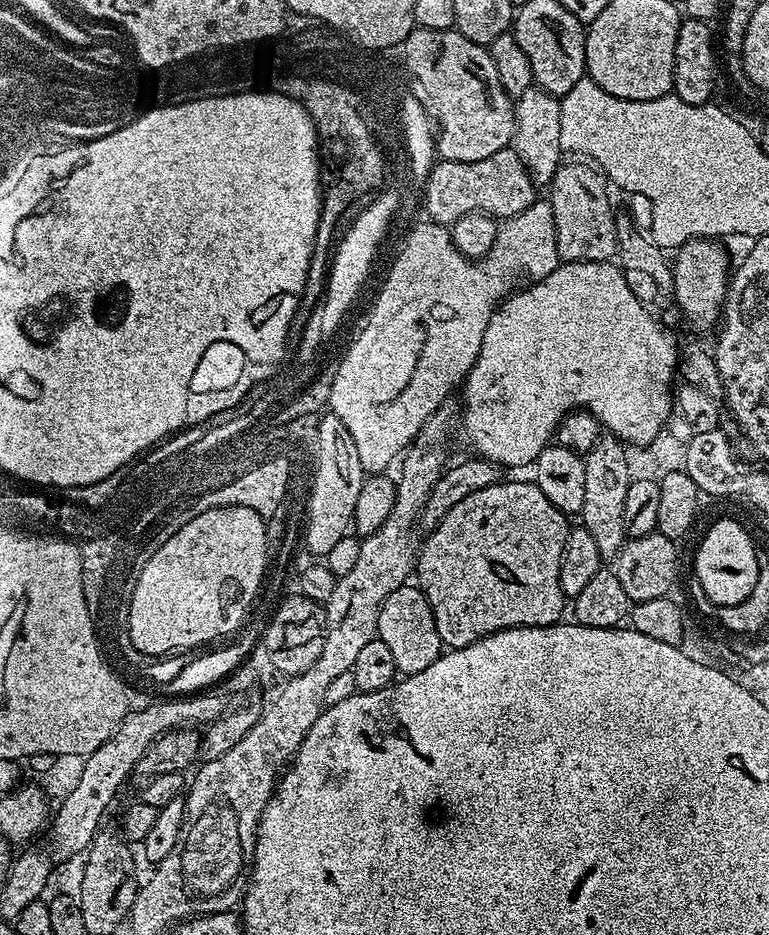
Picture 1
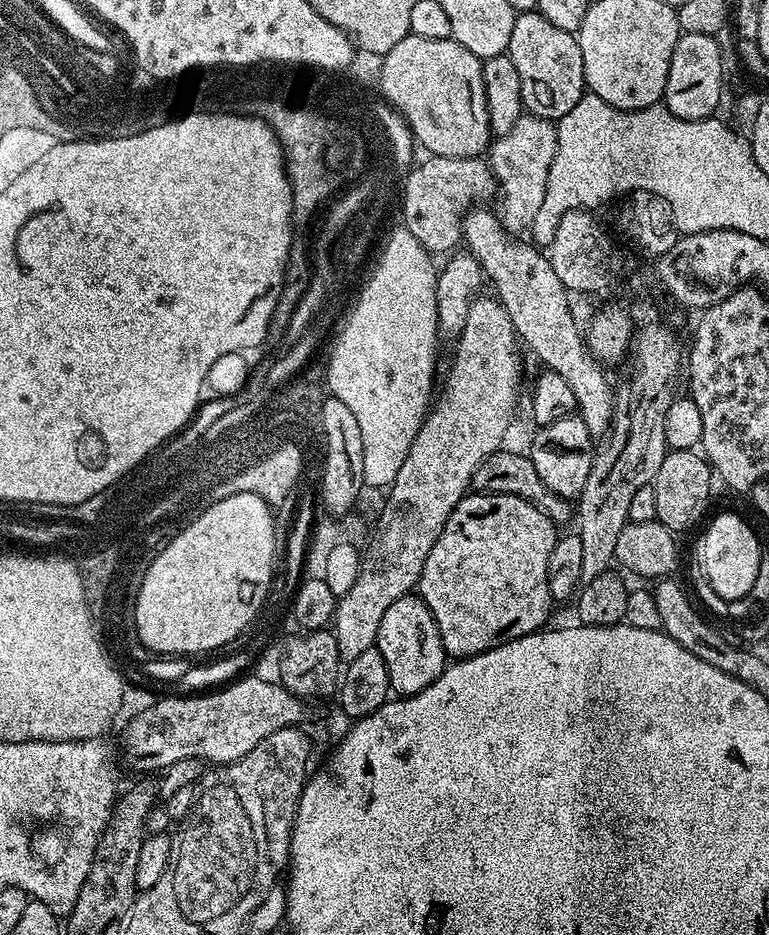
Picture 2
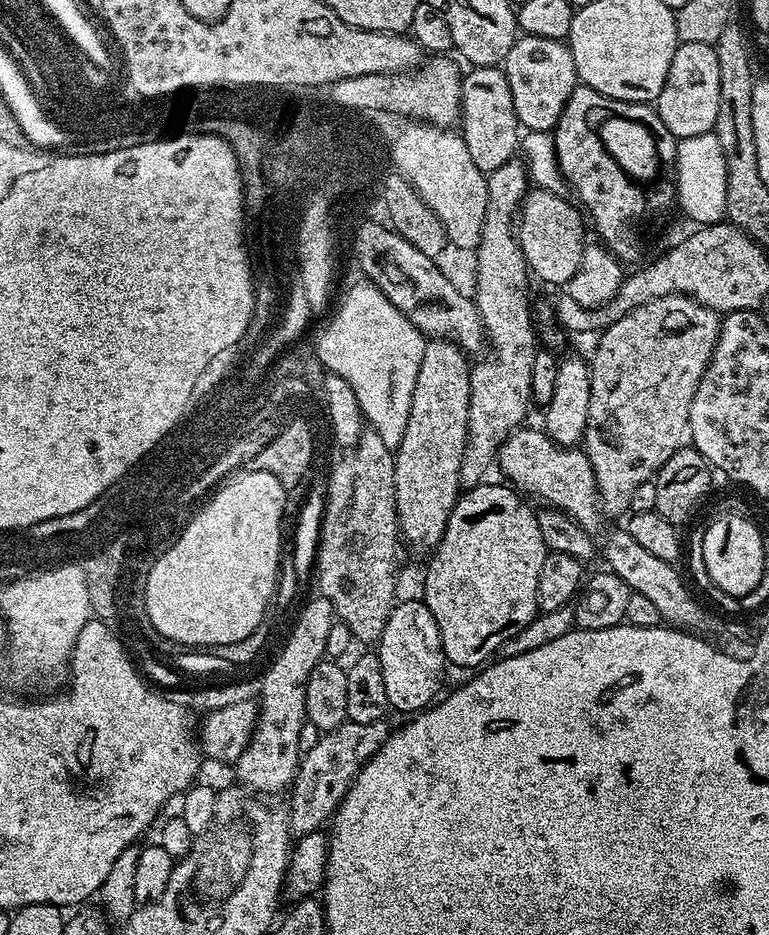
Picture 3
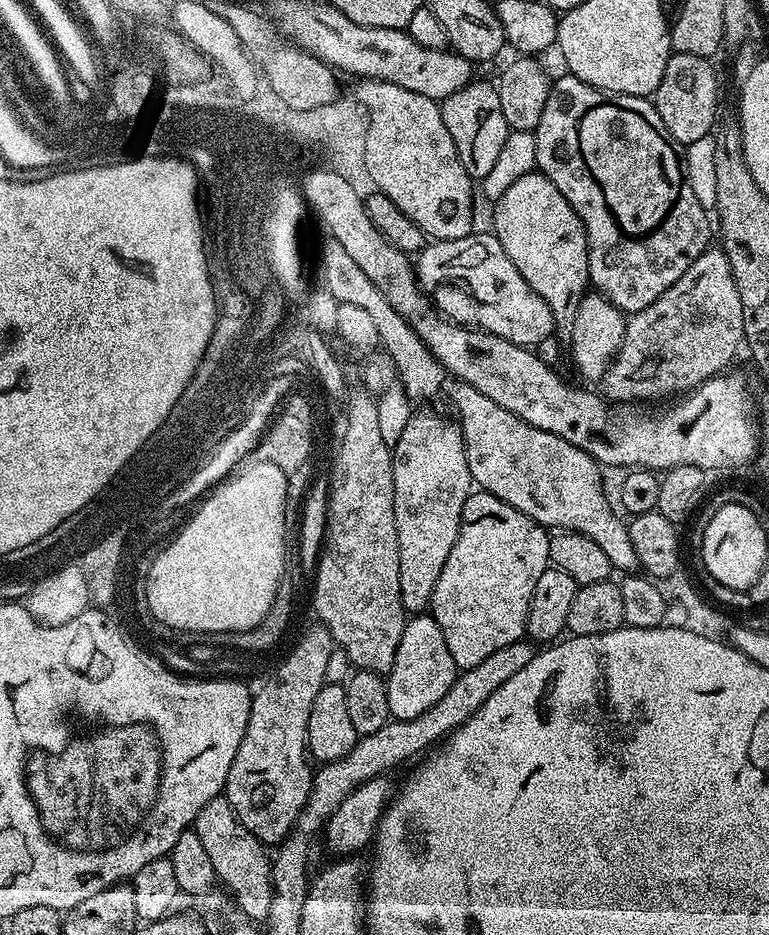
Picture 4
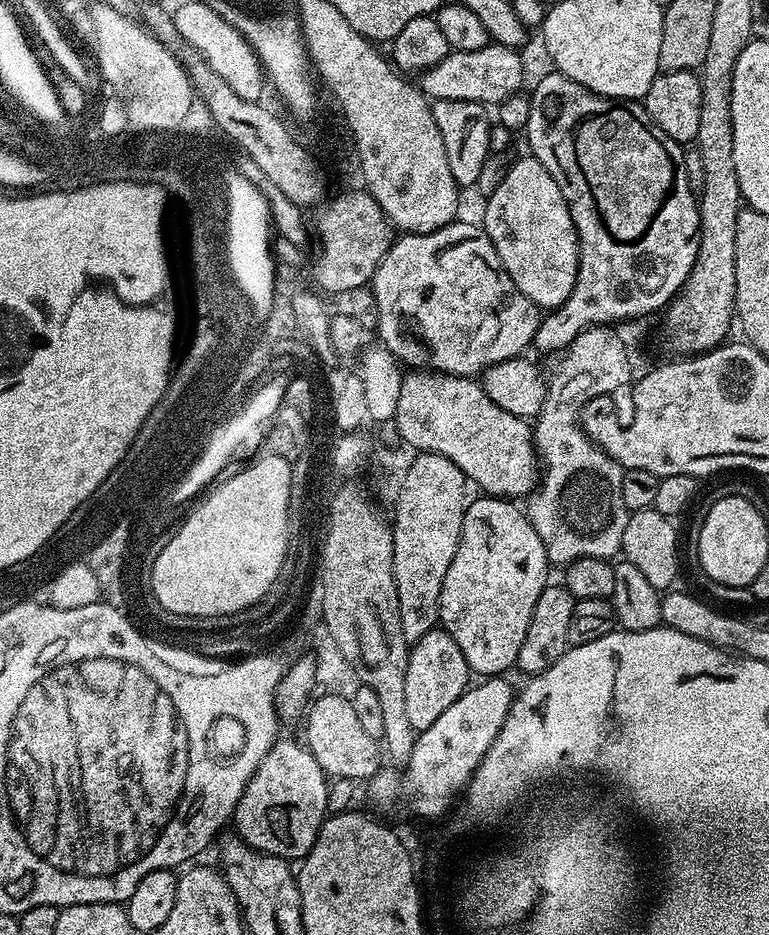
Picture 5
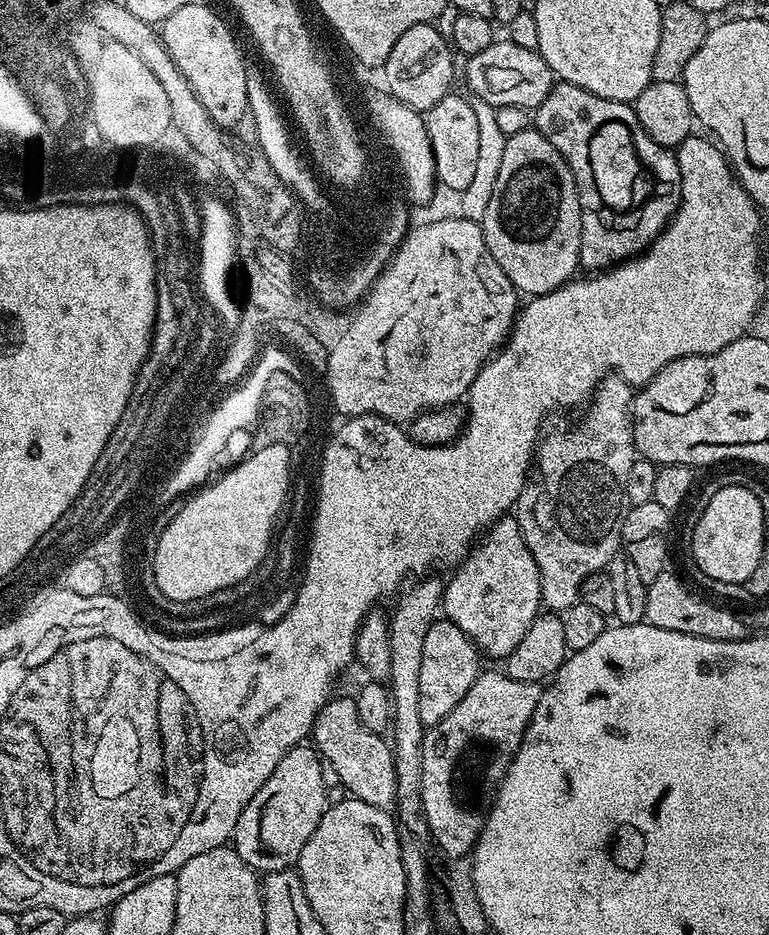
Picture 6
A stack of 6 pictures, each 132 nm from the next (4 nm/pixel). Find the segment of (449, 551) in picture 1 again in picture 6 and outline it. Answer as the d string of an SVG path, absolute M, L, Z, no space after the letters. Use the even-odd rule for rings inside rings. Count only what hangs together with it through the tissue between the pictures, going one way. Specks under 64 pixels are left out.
M511 515L497 520L451 576L444 586L443 615L472 639L477 652L503 661L542 612L538 566L518 522Z

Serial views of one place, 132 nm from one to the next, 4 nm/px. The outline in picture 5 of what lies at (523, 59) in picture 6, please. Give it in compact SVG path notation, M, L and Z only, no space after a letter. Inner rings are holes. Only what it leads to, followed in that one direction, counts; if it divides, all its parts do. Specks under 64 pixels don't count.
M491 42L482 50L466 50L465 52L452 50L449 51L446 58L442 58L442 62L438 62L432 68L427 68L424 72L419 73L418 87L432 102L465 100L466 102L478 102L485 106L496 106L507 100L508 97L517 95L523 89L520 87L524 84L524 64L520 61L520 55L521 53L517 49Z

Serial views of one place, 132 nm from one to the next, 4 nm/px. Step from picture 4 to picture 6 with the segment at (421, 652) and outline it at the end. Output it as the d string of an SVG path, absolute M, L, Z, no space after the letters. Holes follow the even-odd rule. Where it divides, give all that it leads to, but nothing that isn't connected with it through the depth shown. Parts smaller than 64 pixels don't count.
M437 618L433 622L426 633L426 643L422 649L422 671L418 674L418 711L422 713L425 729L442 722L442 718L446 718L446 714L450 714L450 710L454 710L454 706L466 698L466 690L474 686L482 671L480 660L481 653L476 651L472 639L462 634L454 622L447 618Z

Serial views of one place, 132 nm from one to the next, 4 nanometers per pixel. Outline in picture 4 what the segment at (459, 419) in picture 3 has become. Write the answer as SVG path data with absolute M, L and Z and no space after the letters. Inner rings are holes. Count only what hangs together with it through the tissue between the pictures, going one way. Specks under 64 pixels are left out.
M413 411L402 438L391 445L394 474L394 522L398 530L398 582L405 613L420 614L432 603L438 574L454 550L462 510L474 491L462 430L455 419Z

